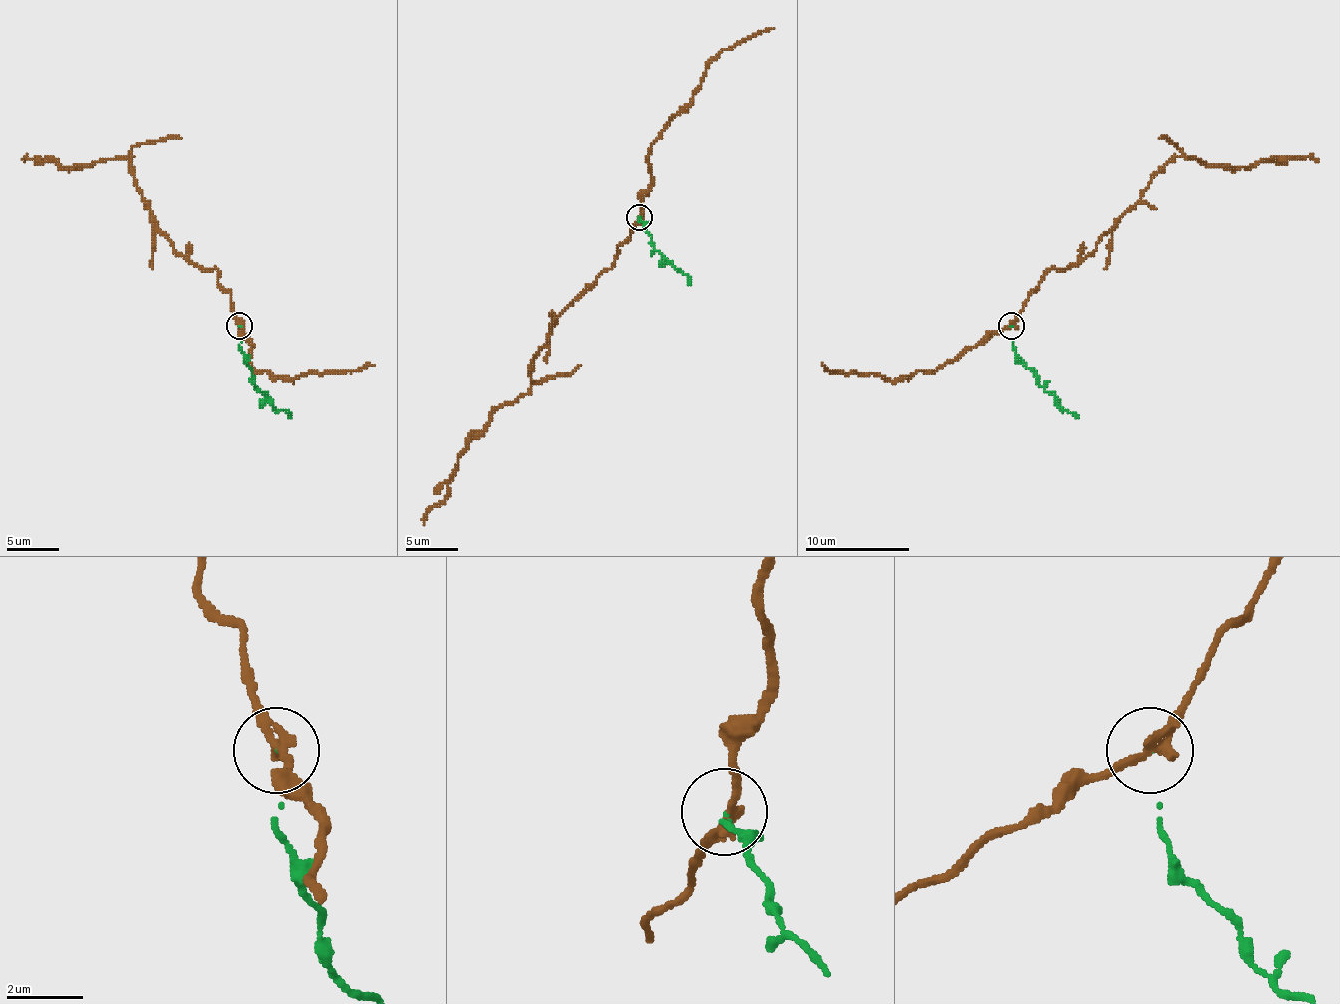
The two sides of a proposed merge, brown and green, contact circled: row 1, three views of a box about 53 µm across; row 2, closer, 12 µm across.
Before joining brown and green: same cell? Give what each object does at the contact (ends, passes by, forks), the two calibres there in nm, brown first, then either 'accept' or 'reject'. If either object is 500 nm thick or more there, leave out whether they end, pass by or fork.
brown passes by; green ends; calibres 260 and 40 nm; reject

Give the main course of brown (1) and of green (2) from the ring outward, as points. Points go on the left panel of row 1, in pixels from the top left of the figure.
1: (238, 326), (218, 271), (189, 263), (158, 227), (131, 156), (69, 167), (53, 159), (24, 162)
2: (238, 326), (238, 350), (252, 371), (252, 384), (291, 418)

